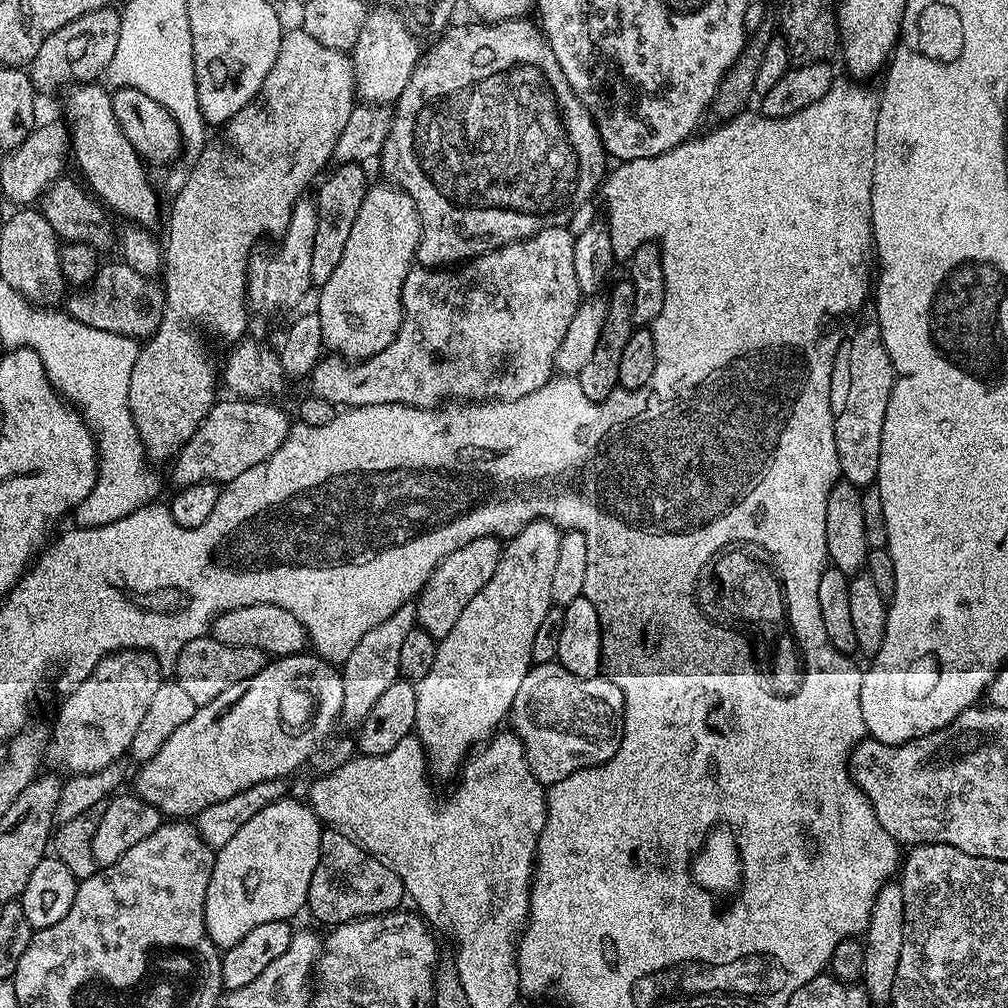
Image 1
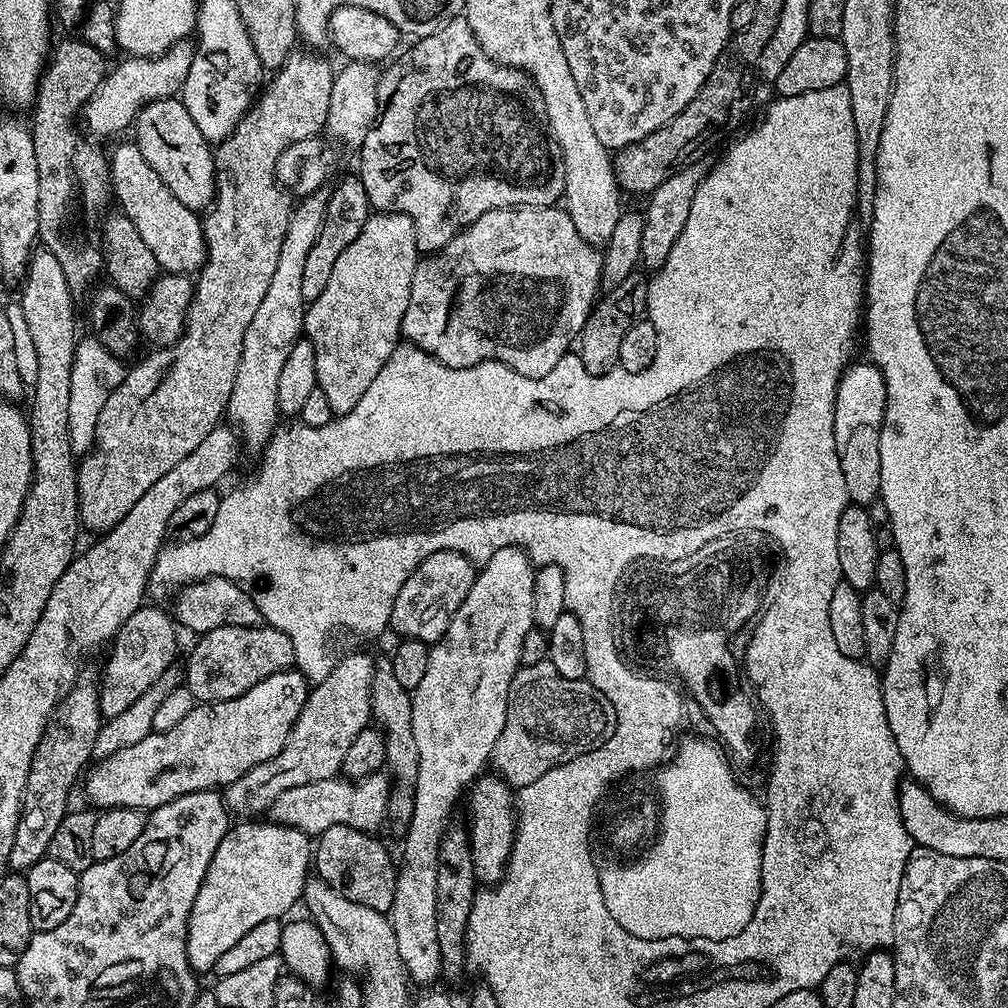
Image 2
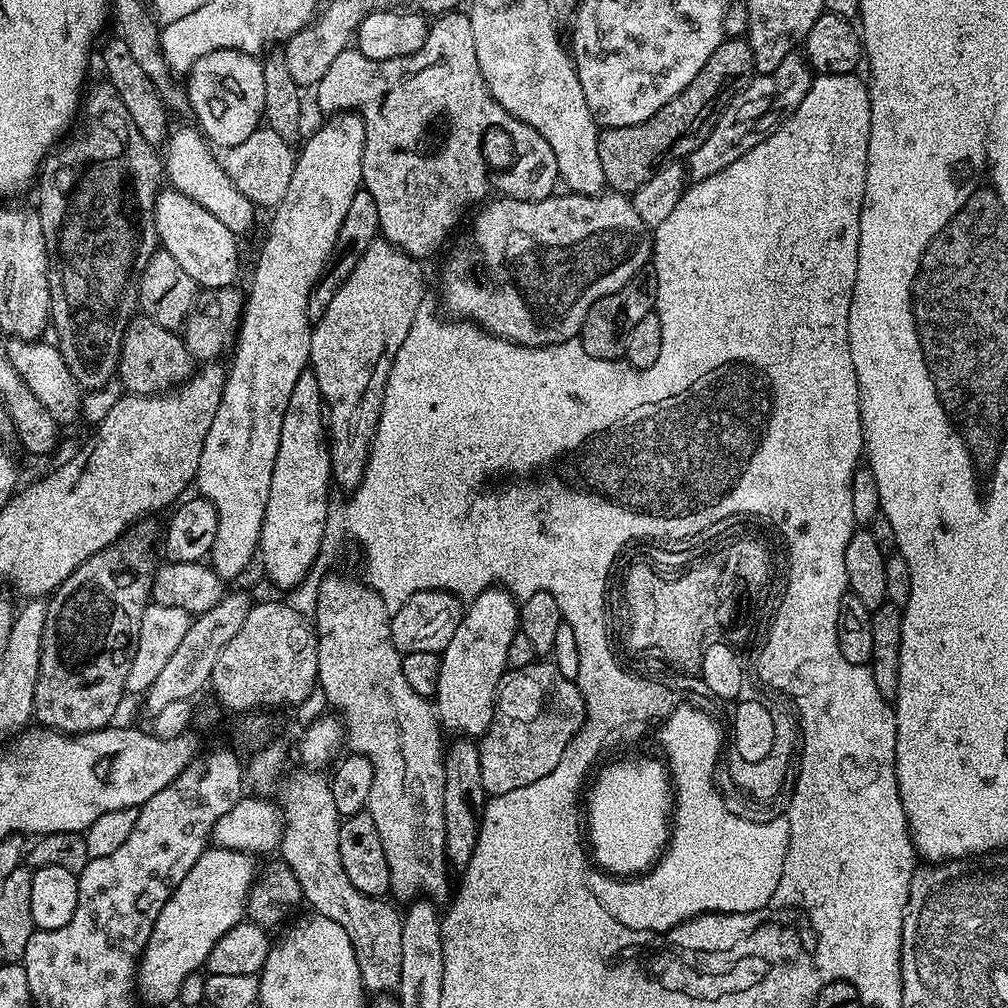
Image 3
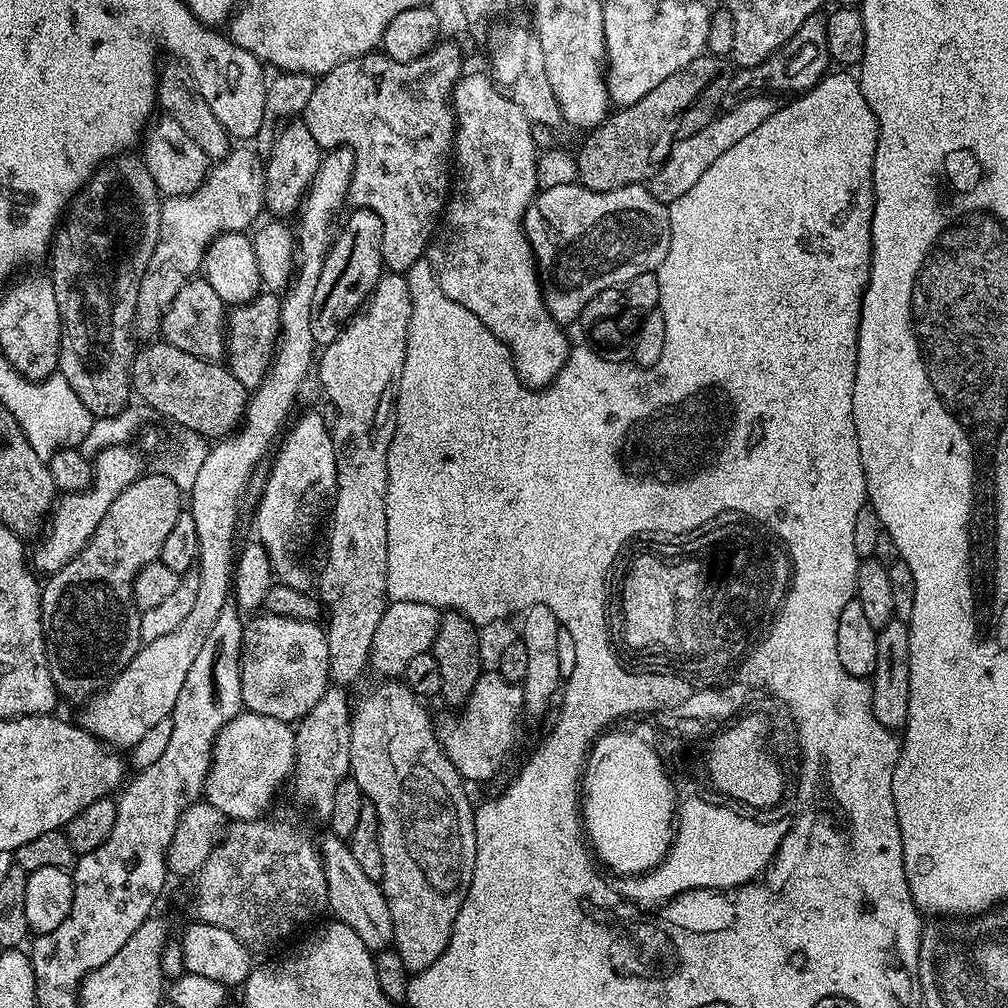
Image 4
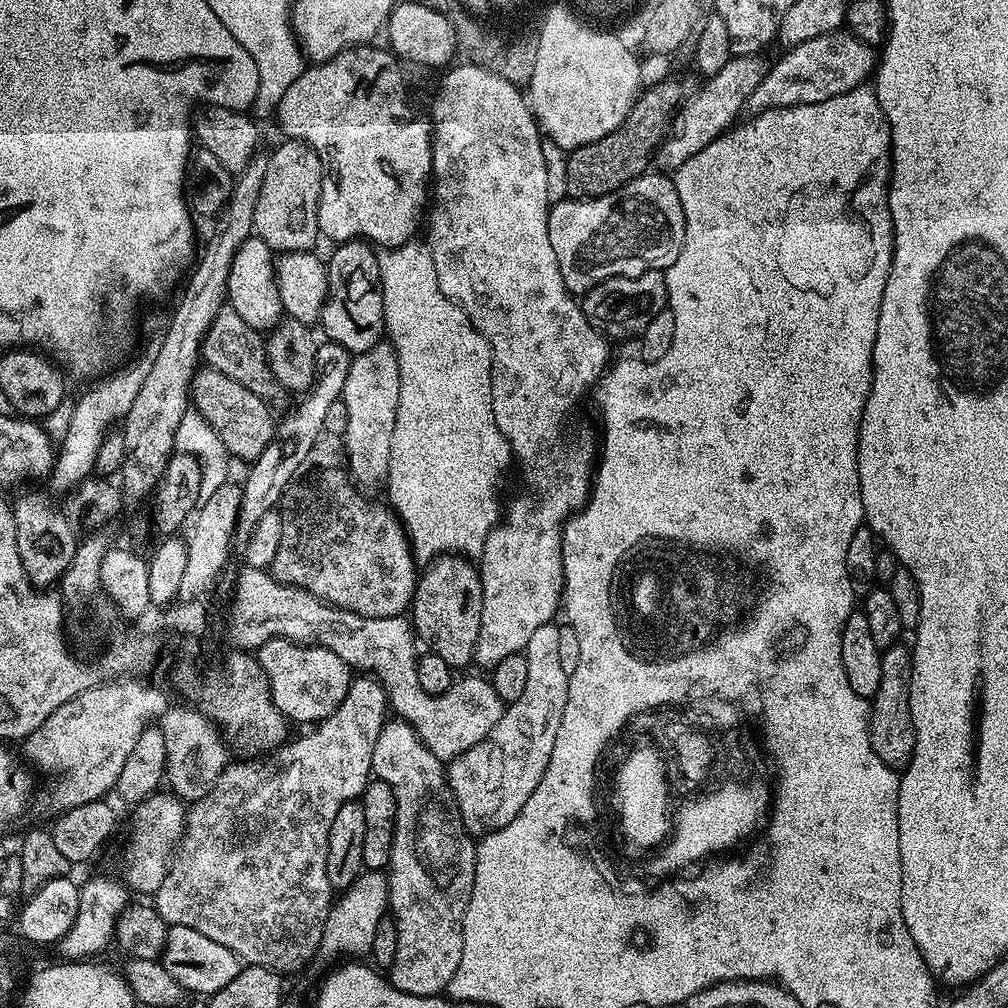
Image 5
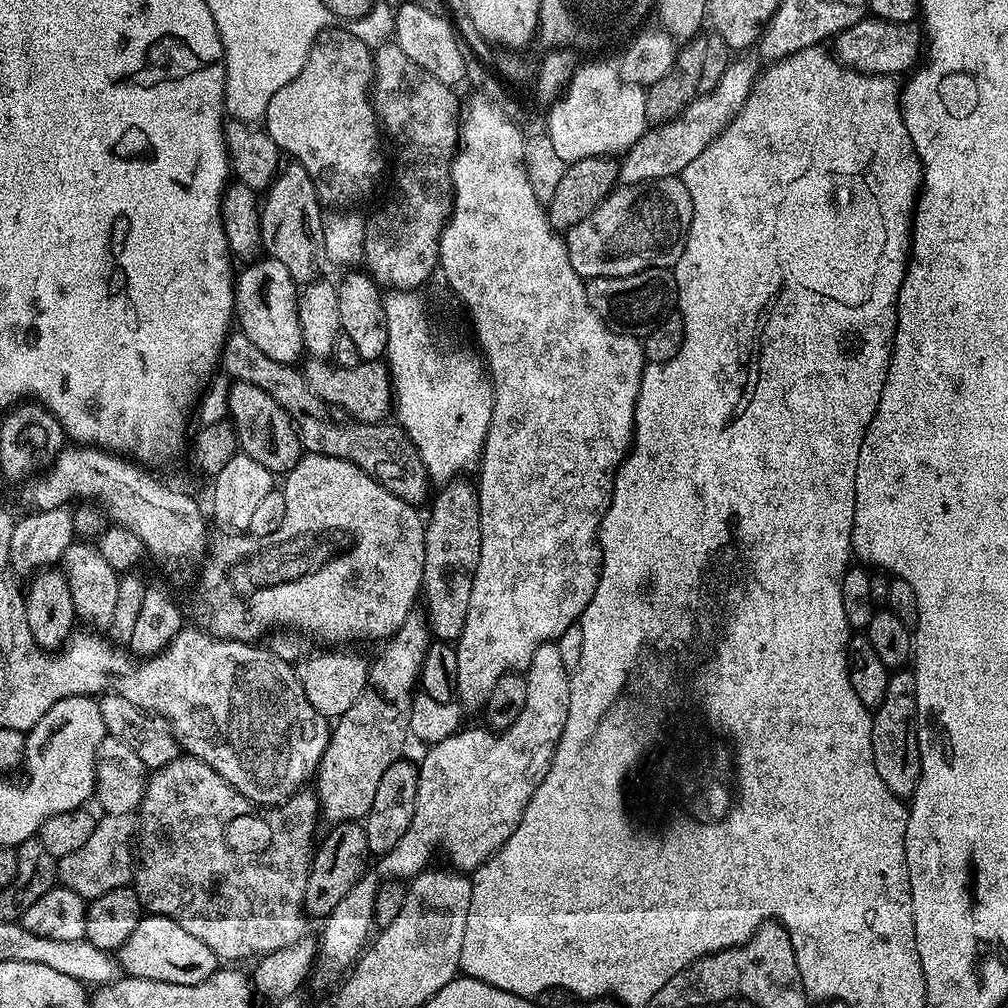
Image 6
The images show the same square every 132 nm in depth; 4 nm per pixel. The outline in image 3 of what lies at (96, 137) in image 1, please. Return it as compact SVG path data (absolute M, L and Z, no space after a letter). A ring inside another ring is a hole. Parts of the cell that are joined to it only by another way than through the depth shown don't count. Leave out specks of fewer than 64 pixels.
M164 190L157 195L154 218L156 233L160 239L159 247L168 252L170 258L174 258L174 262L178 262L178 266L182 266L186 274L190 274L190 278L194 278L197 286L201 289L227 288L237 283L236 275L240 272L240 248L236 245L237 233L232 232L224 223L218 222L218 218L210 214L210 210L198 206L193 200L186 198L186 194L175 190Z

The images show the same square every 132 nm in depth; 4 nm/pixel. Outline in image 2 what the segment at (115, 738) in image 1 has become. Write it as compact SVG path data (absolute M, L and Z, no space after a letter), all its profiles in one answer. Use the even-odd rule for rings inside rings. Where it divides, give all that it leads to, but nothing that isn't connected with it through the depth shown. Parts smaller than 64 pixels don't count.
M142 606L117 630L111 641L112 653L108 656L104 668L116 676L99 677L100 715L109 718L127 710L150 686L161 678L167 668L173 667L176 656L177 625L173 617L160 608Z

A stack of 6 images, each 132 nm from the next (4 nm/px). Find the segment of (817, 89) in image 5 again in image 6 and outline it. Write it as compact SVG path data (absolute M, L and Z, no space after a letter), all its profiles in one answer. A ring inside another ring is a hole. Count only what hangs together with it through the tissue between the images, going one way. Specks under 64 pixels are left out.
M875 18L862 19L854 26L842 30L834 38L835 44L836 59L844 67L852 68L865 76L895 77L896 72L907 73L922 56L922 32L919 27L912 24L895 24Z

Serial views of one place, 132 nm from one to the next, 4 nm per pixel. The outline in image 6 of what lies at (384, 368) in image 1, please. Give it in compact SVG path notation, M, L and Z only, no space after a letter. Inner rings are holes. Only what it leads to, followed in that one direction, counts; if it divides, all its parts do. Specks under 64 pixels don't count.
M671 176L661 180L647 180L645 184L626 184L617 187L582 222L569 228L564 245L570 256L570 266L585 281L599 276L629 276L647 268L671 269L682 258L692 221L692 199L683 179Z

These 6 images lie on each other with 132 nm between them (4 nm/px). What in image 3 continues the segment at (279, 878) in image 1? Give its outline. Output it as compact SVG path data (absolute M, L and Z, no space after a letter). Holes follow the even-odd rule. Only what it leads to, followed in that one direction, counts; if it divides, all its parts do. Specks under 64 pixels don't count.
M209 846L198 862L190 866L186 878L178 882L174 894L170 894L154 922L154 930L138 965L138 992L144 995L146 1003L175 1001L182 990L182 982L207 965L214 942L245 919L248 895L258 879L256 864L252 860L255 859L247 852Z

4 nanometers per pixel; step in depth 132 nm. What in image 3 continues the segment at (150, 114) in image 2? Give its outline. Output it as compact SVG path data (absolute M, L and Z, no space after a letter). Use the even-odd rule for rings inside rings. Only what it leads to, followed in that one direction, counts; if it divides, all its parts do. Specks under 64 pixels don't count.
M176 128L169 131L166 147L162 152L162 168L175 191L186 194L198 206L210 210L218 222L224 223L232 232L243 234L252 228L256 216L254 205L242 190L238 190L235 180L226 174L223 163L212 153L210 145L204 141L204 136L196 128Z

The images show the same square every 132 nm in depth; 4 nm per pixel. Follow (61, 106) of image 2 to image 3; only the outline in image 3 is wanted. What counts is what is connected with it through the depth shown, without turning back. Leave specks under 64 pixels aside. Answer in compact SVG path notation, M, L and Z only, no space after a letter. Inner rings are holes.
M101 82L87 89L82 100L82 120L84 116L84 129L80 132L77 140L69 139L61 143L55 150L49 151L42 165L43 171L38 176L38 188L40 184L40 221L42 222L42 234L46 238L46 254L48 255L48 281L50 282L50 302L52 303L51 327L56 328L55 343L58 345L62 358L69 368L70 374L81 389L100 388L108 384L117 375L120 366L120 351L124 345L124 331L137 315L140 303L140 276L146 270L150 258L158 251L160 239L156 233L156 198L161 191L162 185L162 160L157 149L134 126L134 118L130 118L130 110L122 106L122 98L114 90L114 86L107 82Z

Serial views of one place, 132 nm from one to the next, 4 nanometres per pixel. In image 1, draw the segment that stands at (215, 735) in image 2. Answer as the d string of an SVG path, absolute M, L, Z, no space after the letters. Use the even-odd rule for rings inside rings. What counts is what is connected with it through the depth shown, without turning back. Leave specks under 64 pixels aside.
M315 654L281 656L265 663L254 678L230 686L218 694L214 702L197 707L194 718L185 722L166 738L162 750L154 758L143 761L136 772L135 795L142 797L168 818L194 818L206 806L234 798L258 782L284 780L296 772L307 760L312 760L332 736L336 724L341 723L342 678L327 660Z

